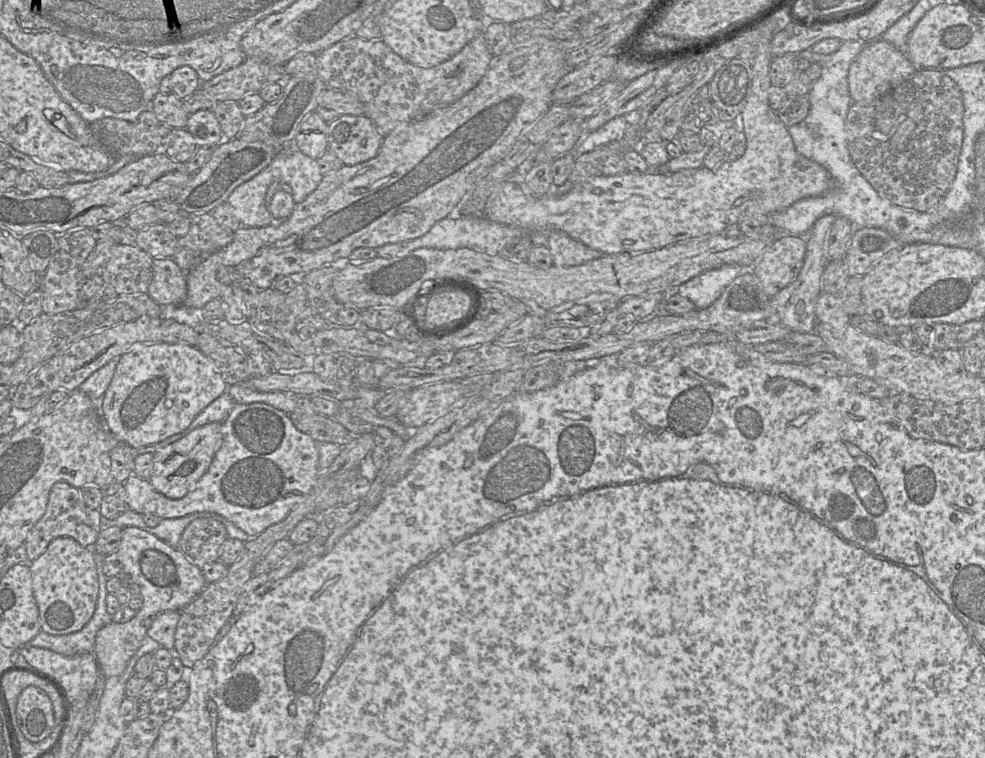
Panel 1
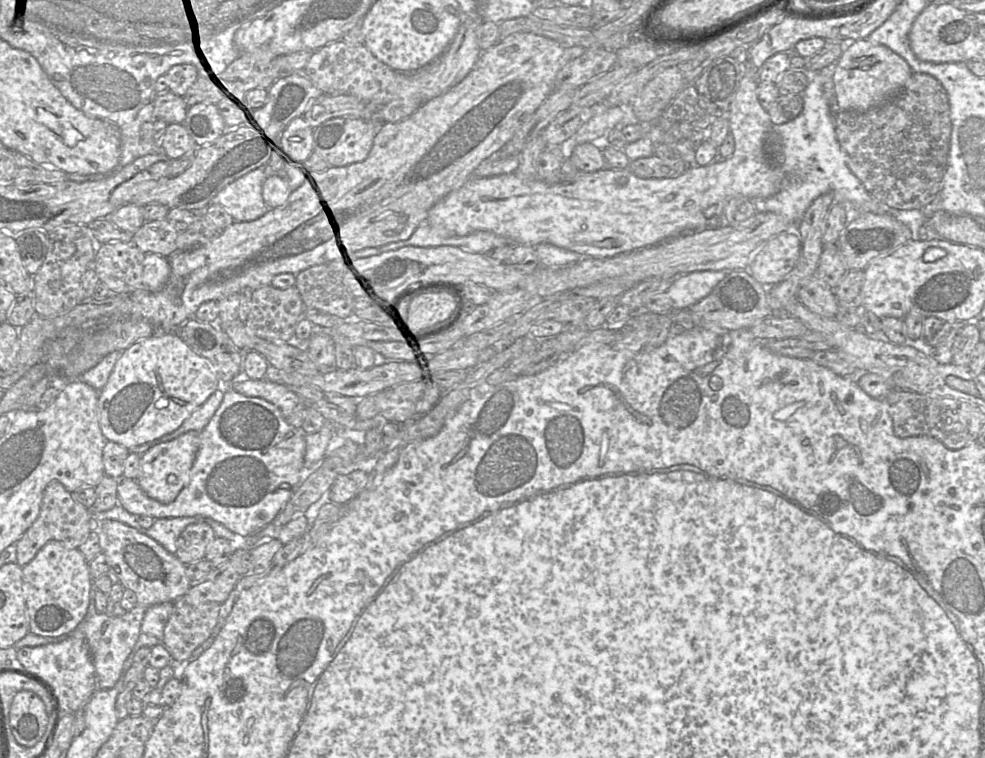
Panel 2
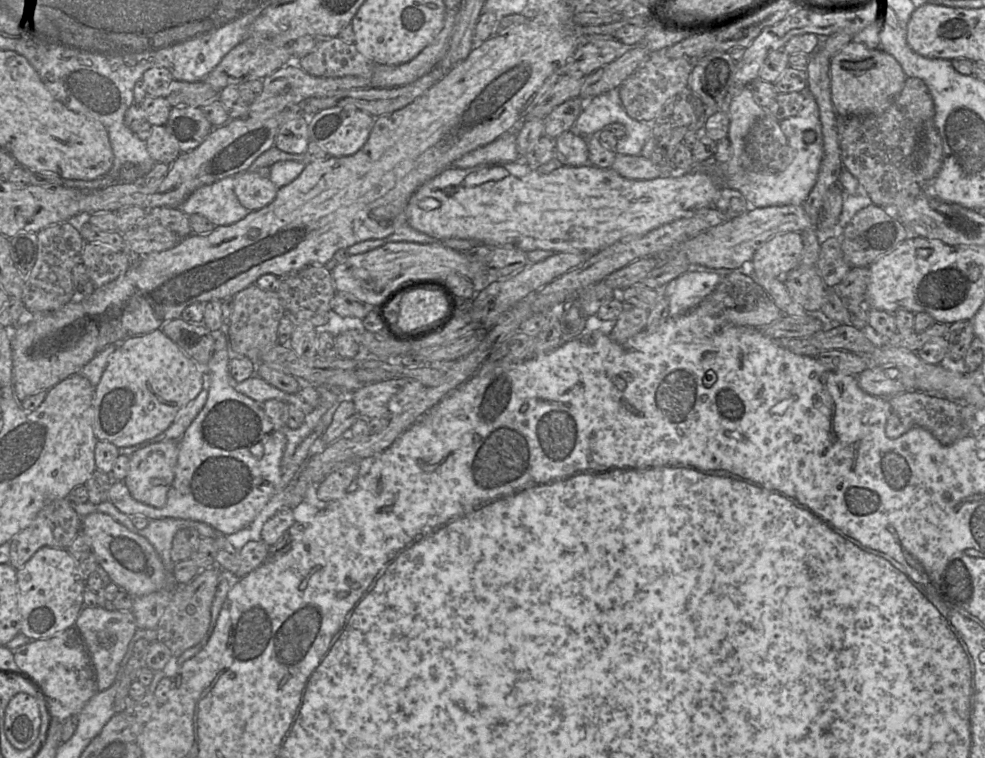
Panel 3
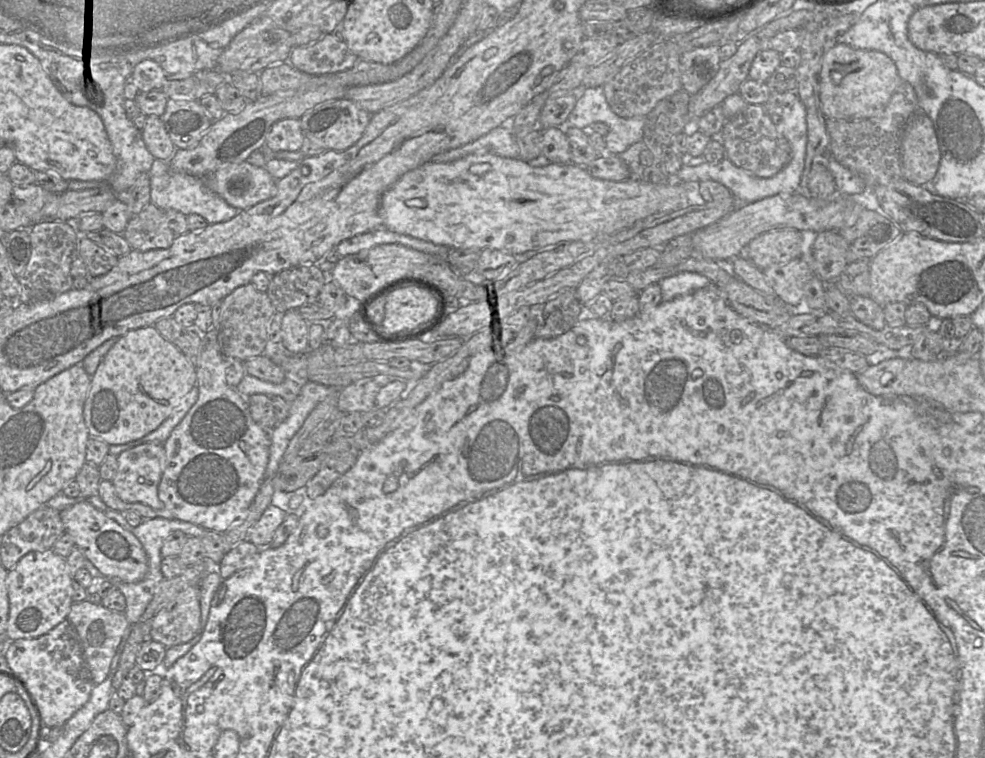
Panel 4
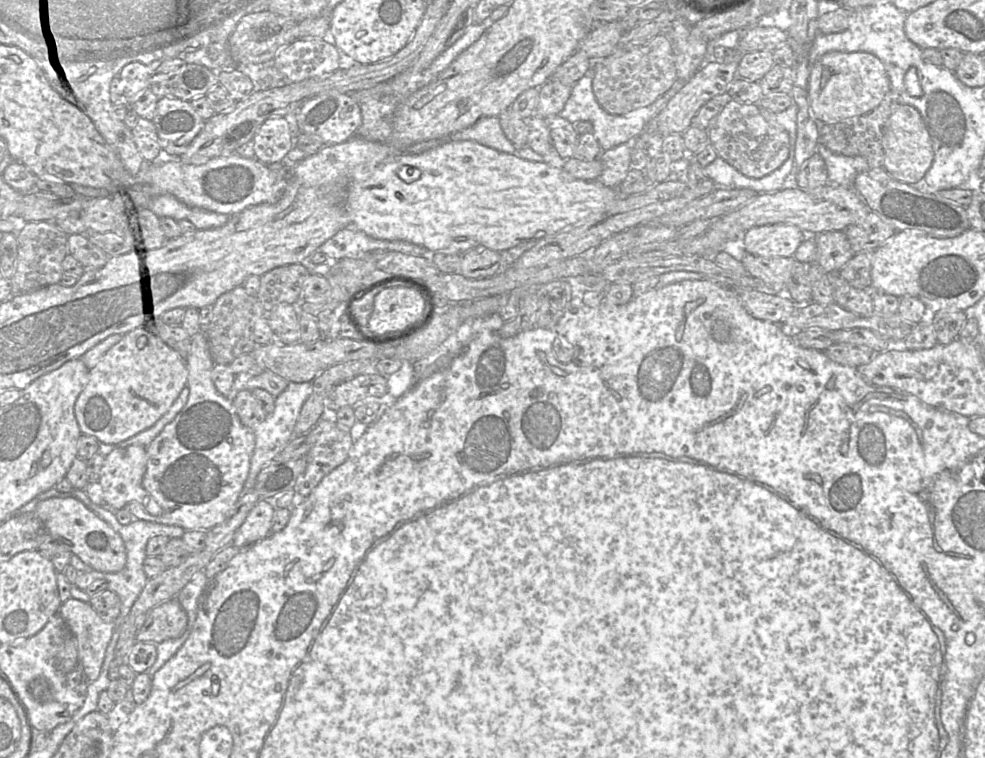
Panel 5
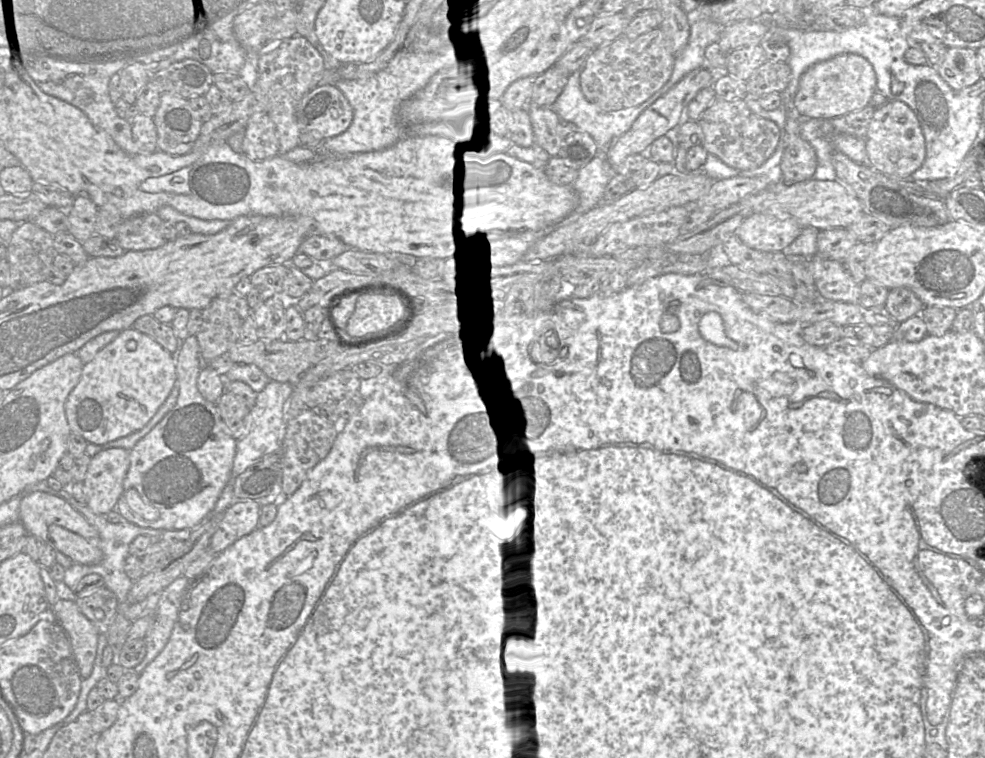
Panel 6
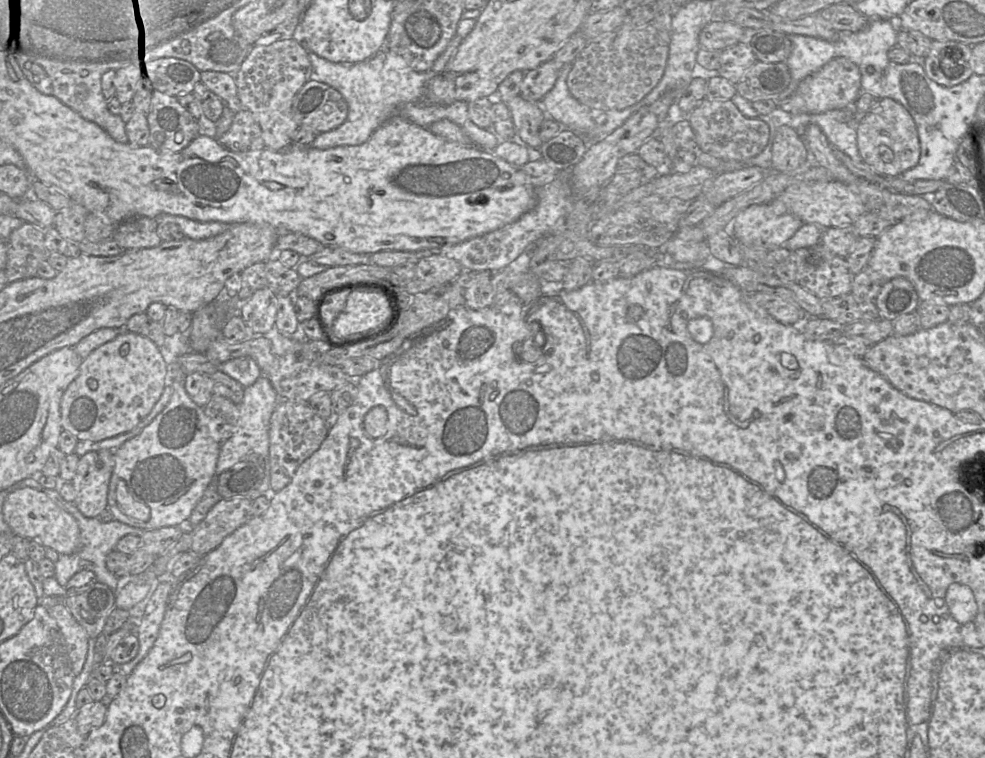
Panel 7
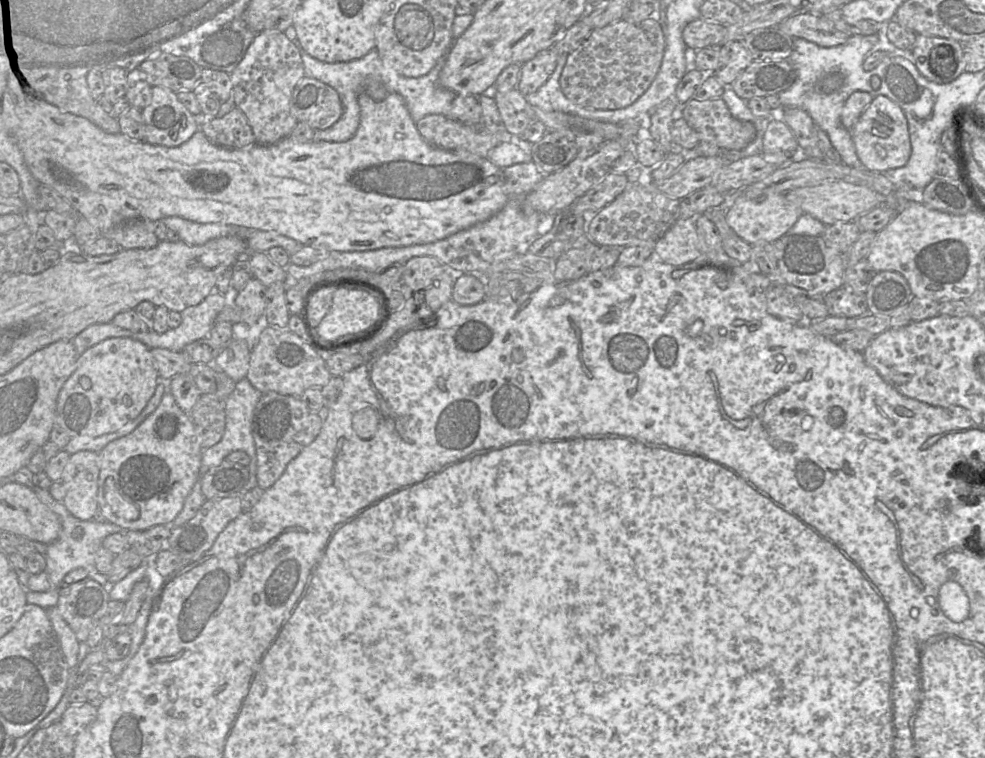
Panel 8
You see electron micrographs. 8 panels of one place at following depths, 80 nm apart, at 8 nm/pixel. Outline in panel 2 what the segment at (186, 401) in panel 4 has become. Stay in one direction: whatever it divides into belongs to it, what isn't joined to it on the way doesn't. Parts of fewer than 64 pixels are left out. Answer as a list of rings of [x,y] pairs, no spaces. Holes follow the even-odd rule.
[[[224,387],[215,391],[200,407],[198,407],[175,431],[156,440],[129,448],[130,453],[142,455],[151,447],[162,442],[168,442],[191,431],[200,432],[210,421],[220,406],[224,395]]]

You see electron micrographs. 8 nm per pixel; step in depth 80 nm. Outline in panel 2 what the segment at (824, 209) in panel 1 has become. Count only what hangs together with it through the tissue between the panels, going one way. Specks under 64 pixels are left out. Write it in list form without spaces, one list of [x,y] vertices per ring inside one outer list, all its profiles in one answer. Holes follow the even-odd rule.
[[[830,64],[819,72],[810,73],[810,82],[802,93],[804,105],[801,113],[787,123],[774,125],[781,137],[780,166],[793,180],[769,198],[750,200],[757,212],[779,214],[793,225],[798,225],[816,198],[832,192],[838,203],[848,201],[861,212],[884,213],[879,207],[887,205],[877,201],[852,173],[837,140],[834,115],[838,109],[834,105],[834,71],[835,64]]]

